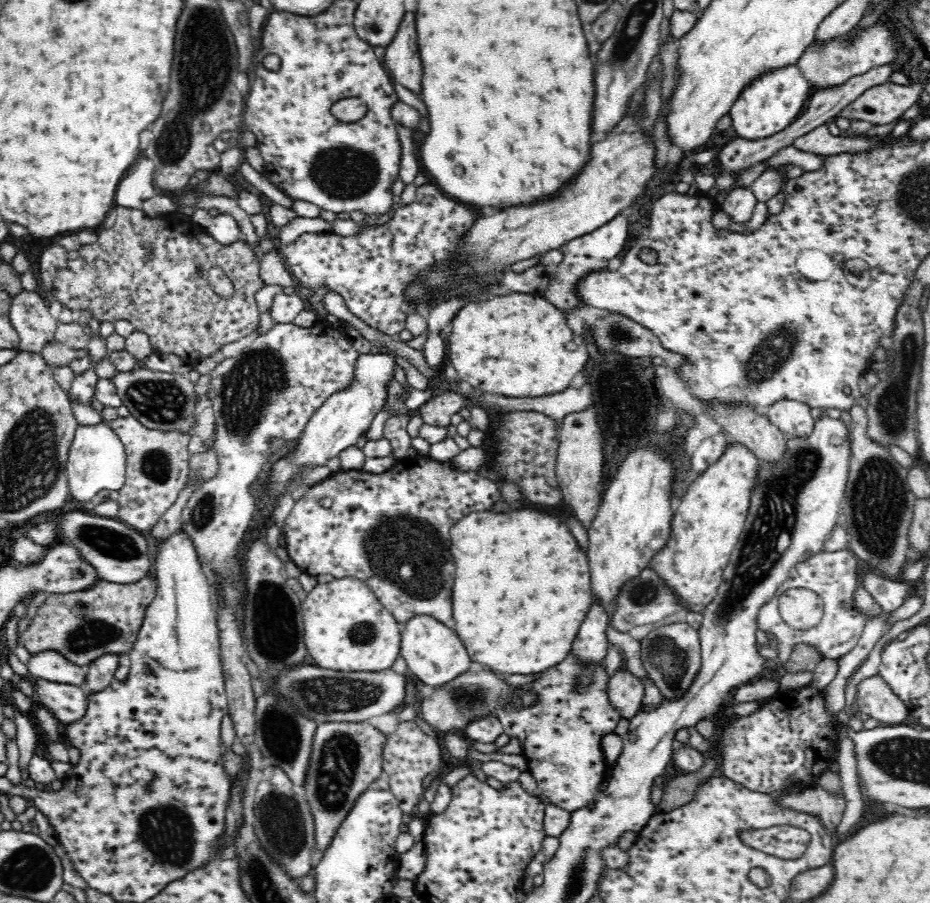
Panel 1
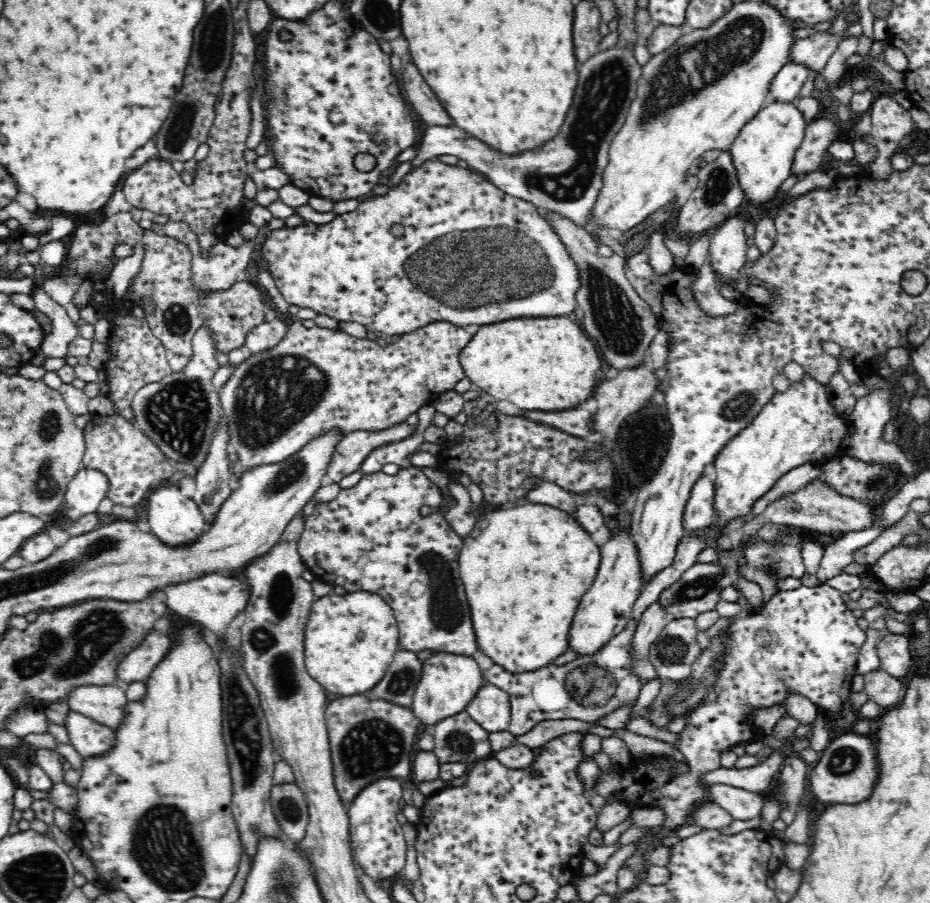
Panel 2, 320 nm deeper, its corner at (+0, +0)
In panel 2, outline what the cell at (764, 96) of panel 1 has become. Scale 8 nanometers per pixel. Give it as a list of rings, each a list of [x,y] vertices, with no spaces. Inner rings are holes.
[[[774,101],[743,126],[728,151],[742,189],[744,204],[758,207],[778,198],[782,192],[780,186],[793,173],[791,166],[805,136],[807,123],[794,104]]]

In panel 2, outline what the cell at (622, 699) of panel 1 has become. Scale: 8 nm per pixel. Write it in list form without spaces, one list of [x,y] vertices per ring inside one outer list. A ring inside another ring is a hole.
[[[658,599],[643,611],[637,622],[632,639],[631,658],[633,658],[633,671],[644,683],[659,678],[654,671],[654,665],[649,661],[648,650],[670,620],[669,614]]]

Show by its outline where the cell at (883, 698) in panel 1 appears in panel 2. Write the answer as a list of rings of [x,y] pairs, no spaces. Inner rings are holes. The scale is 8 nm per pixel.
[[[880,668],[863,676],[864,692],[868,694],[869,700],[876,702],[882,709],[898,705],[903,698],[904,680],[898,680]]]

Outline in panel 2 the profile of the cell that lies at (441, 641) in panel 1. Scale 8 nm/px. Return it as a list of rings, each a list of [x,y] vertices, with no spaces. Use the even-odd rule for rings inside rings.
[[[437,651],[423,662],[422,676],[410,707],[421,724],[431,732],[436,723],[464,711],[482,685],[482,672],[472,657]]]

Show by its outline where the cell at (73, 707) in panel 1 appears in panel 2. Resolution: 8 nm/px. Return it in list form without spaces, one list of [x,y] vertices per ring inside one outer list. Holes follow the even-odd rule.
[[[70,710],[65,727],[70,736],[71,745],[84,757],[99,757],[115,747],[116,733],[84,716]]]

